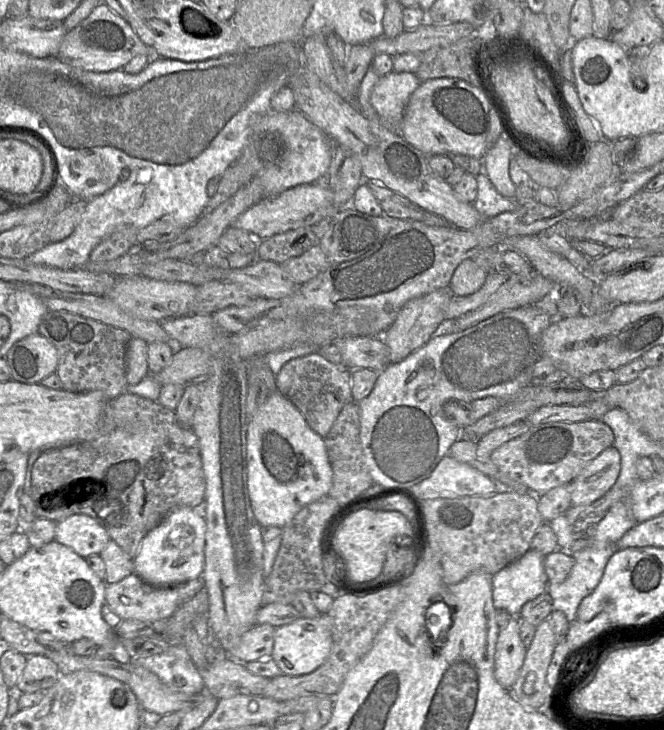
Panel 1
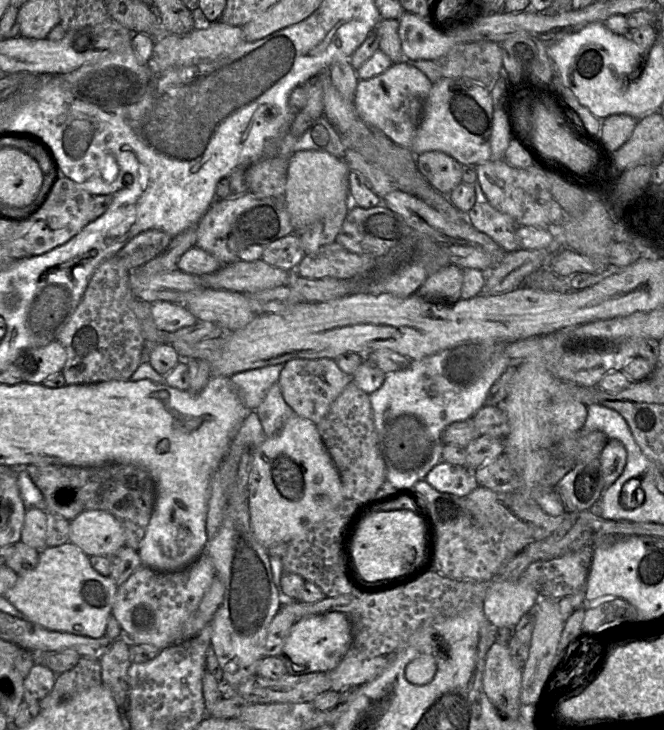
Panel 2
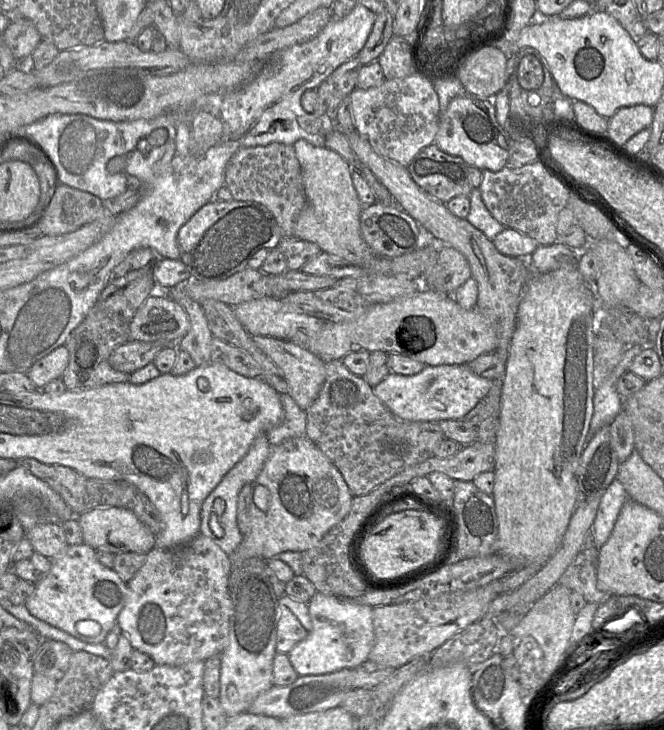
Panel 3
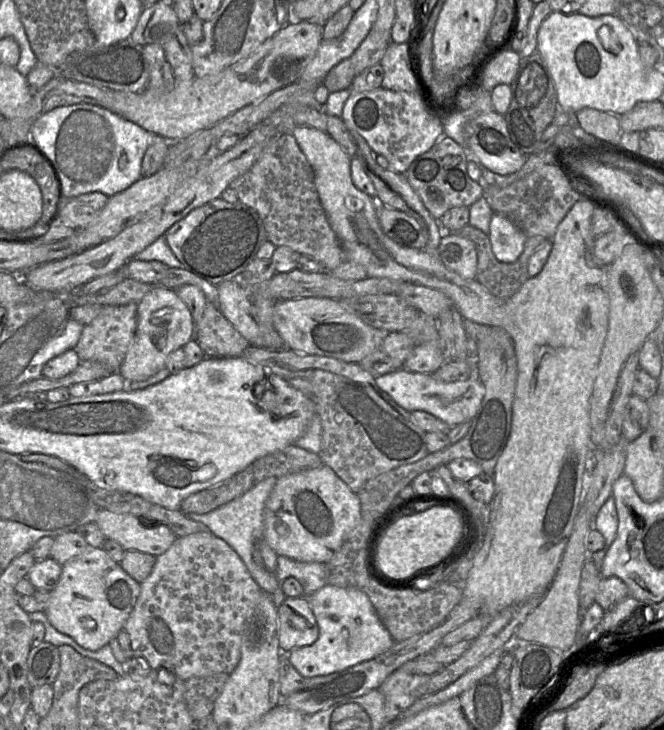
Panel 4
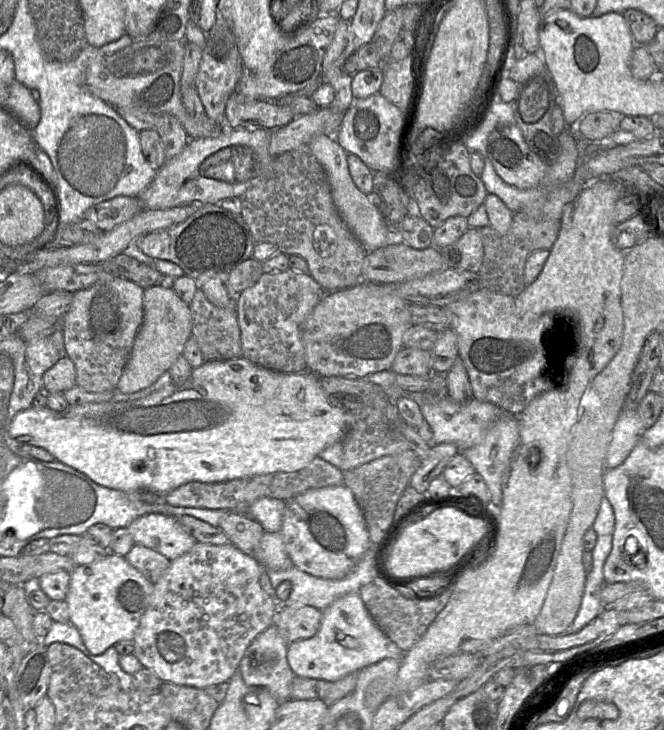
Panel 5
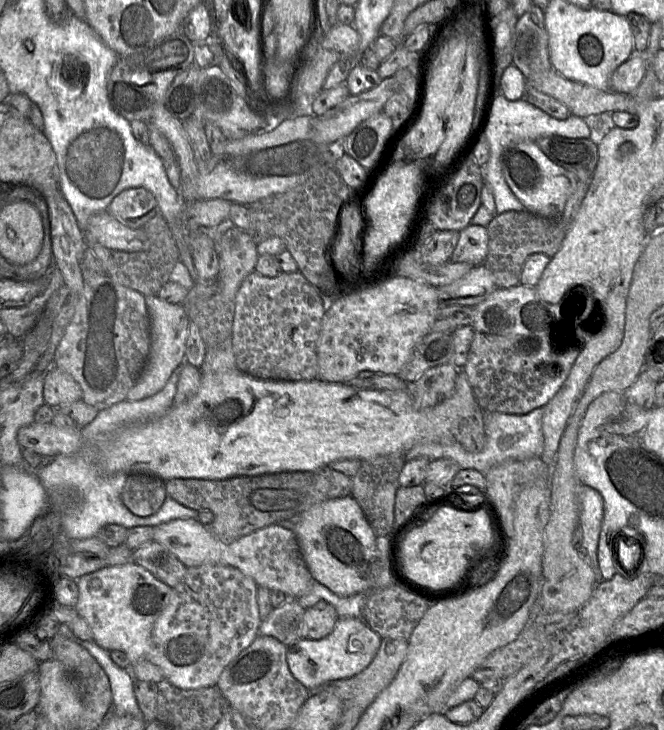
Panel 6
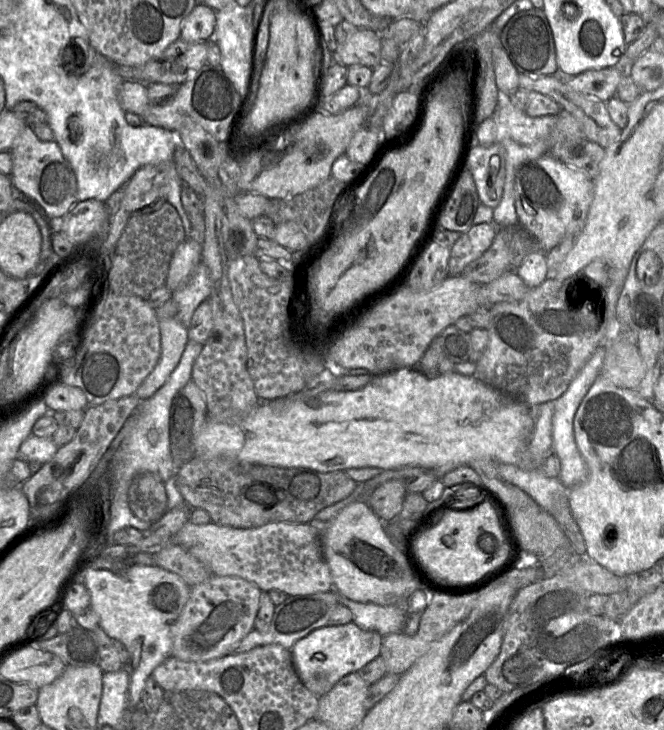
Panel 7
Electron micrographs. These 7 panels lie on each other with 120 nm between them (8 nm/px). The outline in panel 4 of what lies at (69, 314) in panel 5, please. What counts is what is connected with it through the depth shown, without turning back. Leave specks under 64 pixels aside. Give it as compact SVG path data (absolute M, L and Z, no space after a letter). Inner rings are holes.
M131 302L126 305L105 306L89 324L84 325L81 336L74 348L80 362L102 362L108 364L113 369L113 373L119 372L135 335L137 304L138 302Z

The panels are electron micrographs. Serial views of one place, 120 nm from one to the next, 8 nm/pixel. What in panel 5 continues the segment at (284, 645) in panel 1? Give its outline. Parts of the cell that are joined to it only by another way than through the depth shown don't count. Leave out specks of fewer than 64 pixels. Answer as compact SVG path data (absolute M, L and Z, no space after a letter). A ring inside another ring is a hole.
M351 593L322 611L316 635L289 643L287 661L296 676L335 682L385 658L402 660L403 655L399 646L377 626L360 594Z

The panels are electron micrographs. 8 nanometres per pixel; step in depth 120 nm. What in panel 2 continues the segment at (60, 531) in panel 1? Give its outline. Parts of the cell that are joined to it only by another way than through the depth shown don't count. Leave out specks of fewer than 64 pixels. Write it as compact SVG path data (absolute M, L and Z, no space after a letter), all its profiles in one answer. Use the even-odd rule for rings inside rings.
M87 510L70 521L69 542L88 556L109 556L125 545L125 535L122 525L112 514L103 510Z

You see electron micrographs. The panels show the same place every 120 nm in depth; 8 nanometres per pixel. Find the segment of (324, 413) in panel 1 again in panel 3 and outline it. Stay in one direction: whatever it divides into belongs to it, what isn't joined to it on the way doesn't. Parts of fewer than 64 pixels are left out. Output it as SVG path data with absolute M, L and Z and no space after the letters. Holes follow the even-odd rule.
M252 336L256 345L283 372L289 387L289 395L306 411L317 398L325 380L325 362L305 348L279 338L270 336Z

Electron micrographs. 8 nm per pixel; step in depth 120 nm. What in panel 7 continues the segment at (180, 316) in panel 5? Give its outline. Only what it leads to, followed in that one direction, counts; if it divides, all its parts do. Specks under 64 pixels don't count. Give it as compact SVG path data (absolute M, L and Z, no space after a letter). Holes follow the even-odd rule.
M175 317L159 320L161 354L158 363L137 388L135 395L140 401L153 396L178 365L189 341L188 328Z

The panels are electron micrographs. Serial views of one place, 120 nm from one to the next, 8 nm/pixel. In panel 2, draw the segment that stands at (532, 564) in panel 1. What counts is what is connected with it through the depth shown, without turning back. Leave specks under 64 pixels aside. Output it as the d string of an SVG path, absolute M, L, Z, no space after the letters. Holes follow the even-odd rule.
M492 580L483 611L495 627L514 629L521 617L532 611L540 600L538 592L528 582L518 580Z

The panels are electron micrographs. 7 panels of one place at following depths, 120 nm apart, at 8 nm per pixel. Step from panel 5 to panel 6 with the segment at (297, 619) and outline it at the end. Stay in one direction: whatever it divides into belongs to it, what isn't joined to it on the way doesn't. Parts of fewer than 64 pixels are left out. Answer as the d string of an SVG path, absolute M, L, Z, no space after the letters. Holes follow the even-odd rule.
M319 601L306 608L300 626L300 635L306 639L321 639L329 635L339 619L334 606Z

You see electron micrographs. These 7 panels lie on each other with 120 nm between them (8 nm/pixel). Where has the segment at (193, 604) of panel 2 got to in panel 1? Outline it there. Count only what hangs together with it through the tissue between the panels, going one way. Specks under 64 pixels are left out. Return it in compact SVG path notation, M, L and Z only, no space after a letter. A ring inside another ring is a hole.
M132 573L117 583L106 584L105 603L123 620L155 621L172 616L181 605L192 599L203 588L202 577L177 585L156 587Z

